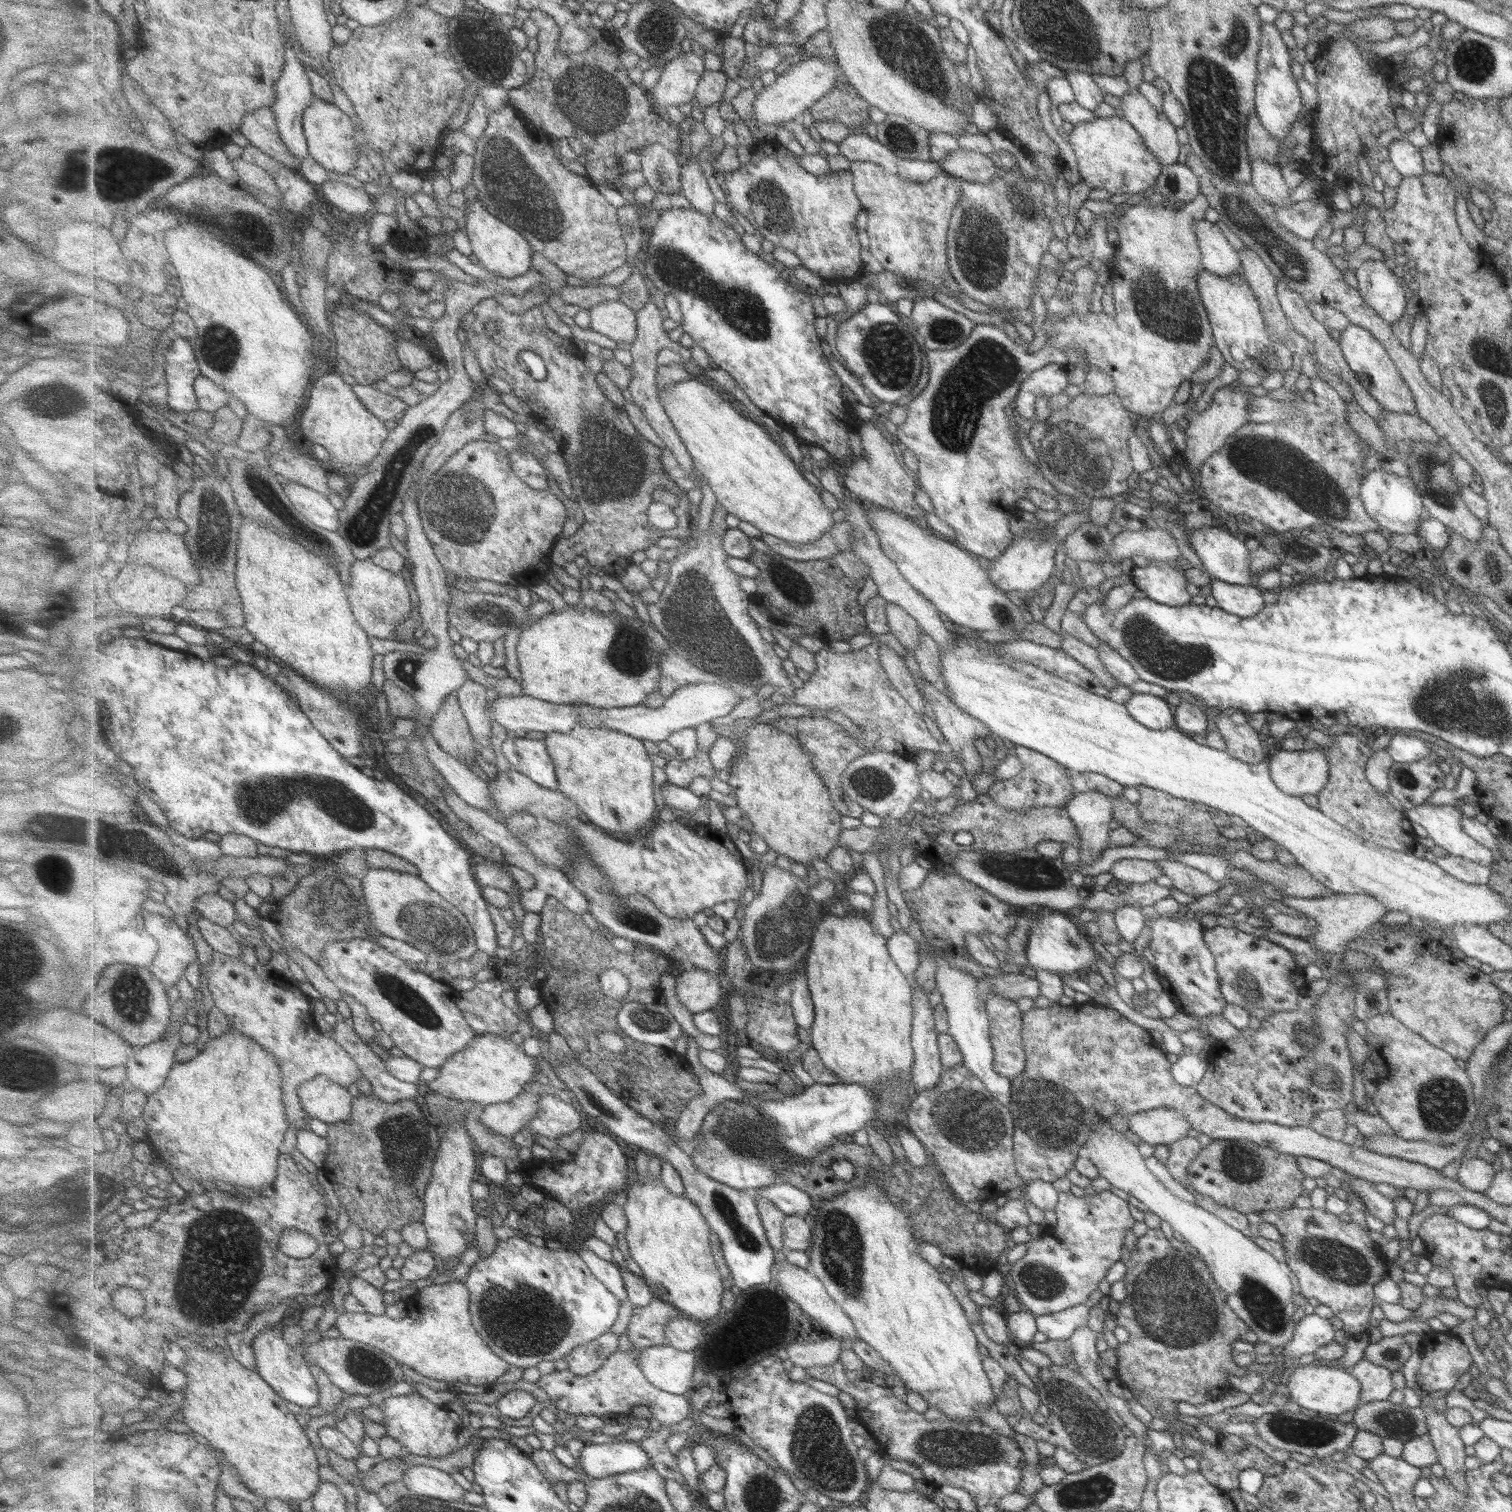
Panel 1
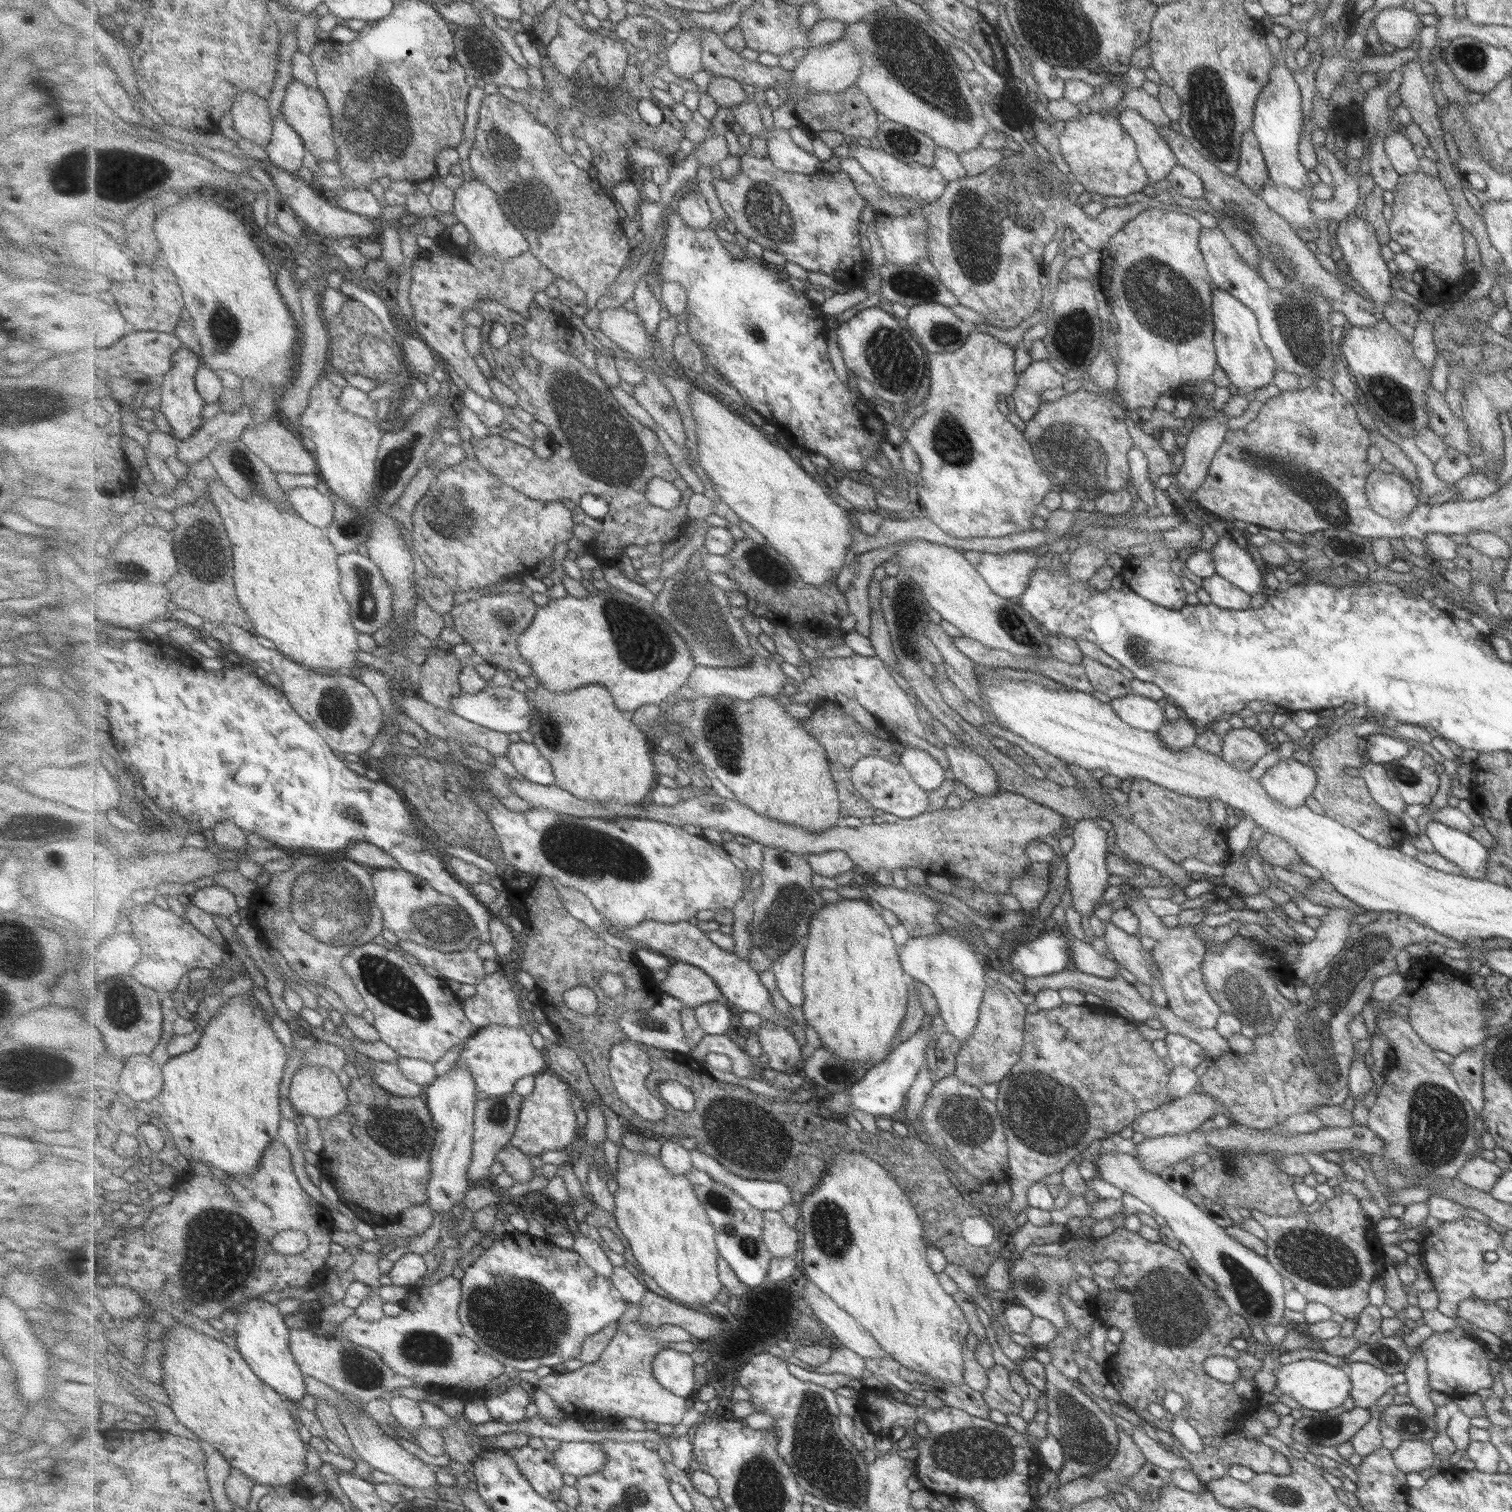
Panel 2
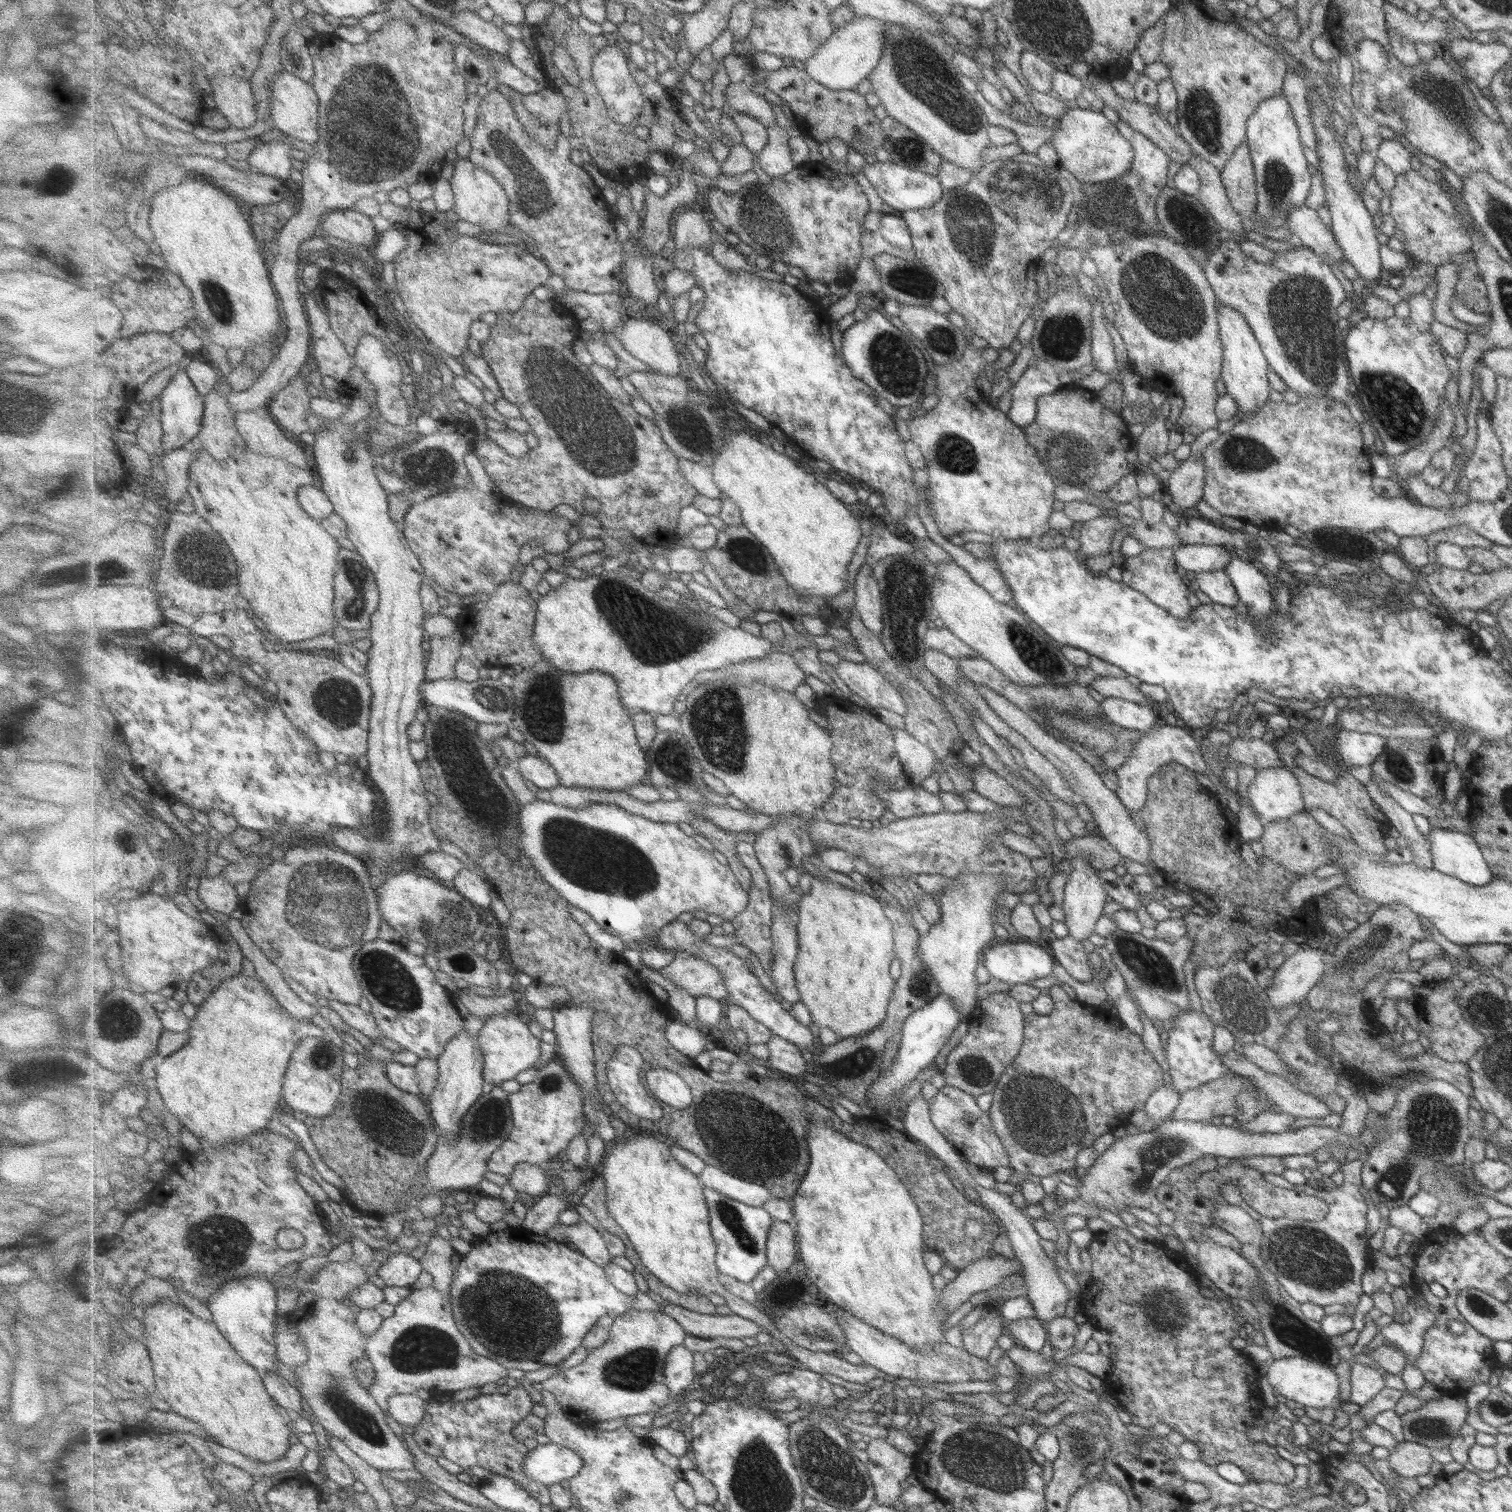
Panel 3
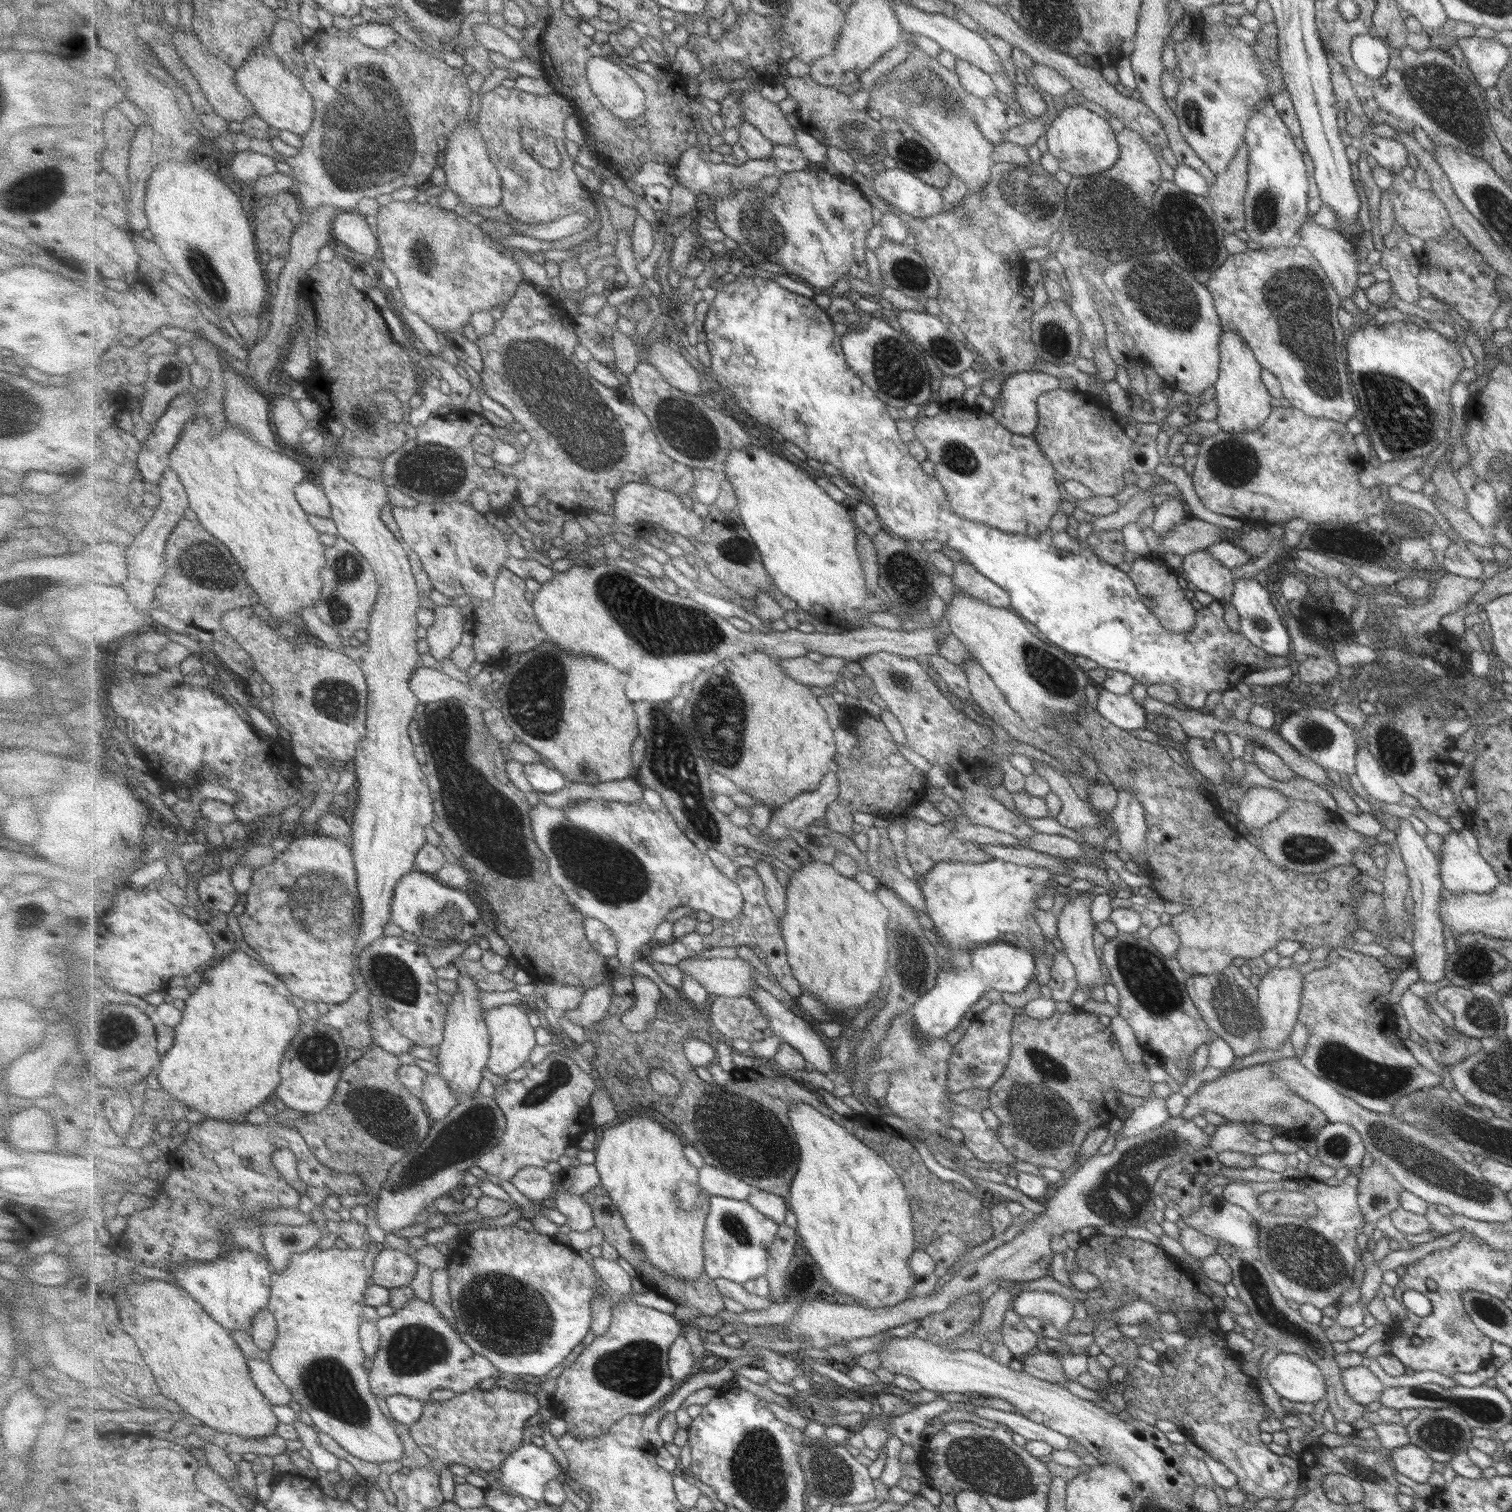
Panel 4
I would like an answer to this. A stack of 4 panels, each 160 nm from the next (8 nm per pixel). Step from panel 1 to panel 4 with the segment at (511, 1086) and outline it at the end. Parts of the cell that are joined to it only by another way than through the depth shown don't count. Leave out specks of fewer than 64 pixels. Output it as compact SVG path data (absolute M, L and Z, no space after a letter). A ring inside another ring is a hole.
M501 1005L486 1010L484 1019L488 1024L491 1042L491 1055L488 1069L498 1077L505 1077L517 1068L521 1068L529 1060L531 1052L535 1050L535 1028L529 1024L527 1012L523 1012L518 1005Z

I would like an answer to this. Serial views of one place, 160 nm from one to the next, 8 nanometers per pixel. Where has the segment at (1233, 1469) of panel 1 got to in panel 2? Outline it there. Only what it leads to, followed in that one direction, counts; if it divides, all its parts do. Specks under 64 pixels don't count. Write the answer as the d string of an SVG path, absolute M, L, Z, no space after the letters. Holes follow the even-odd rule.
M1115 1228L1108 1236L1094 1240L1093 1258L1095 1263L1110 1258L1119 1265L1119 1275L1112 1279L1115 1289L1099 1291L1096 1296L1087 1298L1085 1310L1095 1319L1101 1320L1103 1325L1113 1326L1121 1332L1121 1341L1116 1344L1117 1351L1113 1354L1113 1372L1119 1382L1115 1382L1112 1386L1117 1388L1121 1400L1127 1404L1127 1407L1135 1410L1136 1414L1153 1428L1169 1432L1171 1421L1175 1416L1165 1410L1163 1418L1157 1419L1148 1413L1146 1408L1149 1404L1161 1405L1162 1397L1167 1390L1181 1396L1183 1407L1177 1416L1188 1422L1197 1431L1201 1437L1201 1444L1203 1444L1201 1452L1187 1454L1182 1458L1202 1484L1227 1475L1229 1467L1233 1465L1247 1467L1257 1474L1271 1473L1277 1476L1289 1474L1290 1463L1286 1457L1260 1444L1255 1439L1240 1437L1235 1433L1236 1429L1228 1427L1225 1423L1228 1420L1239 1425L1243 1422L1244 1416L1249 1416L1261 1406L1259 1391L1254 1386L1253 1377L1260 1369L1262 1360L1256 1359L1245 1351L1235 1350L1230 1345L1234 1338L1250 1336L1251 1328L1247 1321L1232 1314L1221 1298L1197 1279L1192 1267L1189 1267L1187 1259L1178 1250L1171 1250L1160 1241L1147 1242L1137 1233L1129 1233L1123 1228ZM1210 1356L1224 1356L1234 1360L1238 1365L1239 1376L1227 1384L1207 1376L1201 1365Z

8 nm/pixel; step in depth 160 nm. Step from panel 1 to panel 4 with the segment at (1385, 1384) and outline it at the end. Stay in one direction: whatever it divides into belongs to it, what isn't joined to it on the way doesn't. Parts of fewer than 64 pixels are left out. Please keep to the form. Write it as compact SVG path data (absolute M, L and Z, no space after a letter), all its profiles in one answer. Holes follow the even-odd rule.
M1363 1364L1343 1369L1340 1375L1346 1393L1361 1406L1377 1401L1385 1387Z

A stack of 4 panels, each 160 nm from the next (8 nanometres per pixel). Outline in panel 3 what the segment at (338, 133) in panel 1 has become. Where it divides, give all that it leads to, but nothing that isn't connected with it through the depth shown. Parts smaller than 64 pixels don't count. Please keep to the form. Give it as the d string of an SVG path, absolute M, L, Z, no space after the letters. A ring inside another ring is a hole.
M285 70L277 73L272 80L271 120L273 128L283 135L297 140L303 140L307 148L320 142L320 98L314 86L306 80Z

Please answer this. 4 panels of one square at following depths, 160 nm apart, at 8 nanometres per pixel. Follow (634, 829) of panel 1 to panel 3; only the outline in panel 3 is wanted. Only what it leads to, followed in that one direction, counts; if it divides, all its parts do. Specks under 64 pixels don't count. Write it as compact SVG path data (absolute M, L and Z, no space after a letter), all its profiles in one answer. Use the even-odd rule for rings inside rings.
M543 659L541 662L534 664L531 668L522 669L520 673L513 676L514 684L511 688L513 694L515 694L515 719L513 719L512 725L515 729L520 731L525 738L525 741L531 743L537 753L549 765L558 772L560 777L560 784L563 786L574 786L575 788L592 788L593 790L617 790L623 792L626 788L630 786L635 786L636 784L641 784L645 782L647 774L649 774L649 762L647 762L646 751L639 746L639 742L636 736L636 729L633 723L632 715L630 711L623 705L621 701L621 694L619 685L615 678L609 674L601 672L589 672L585 675L573 675L569 673L563 673L555 668L548 660Z

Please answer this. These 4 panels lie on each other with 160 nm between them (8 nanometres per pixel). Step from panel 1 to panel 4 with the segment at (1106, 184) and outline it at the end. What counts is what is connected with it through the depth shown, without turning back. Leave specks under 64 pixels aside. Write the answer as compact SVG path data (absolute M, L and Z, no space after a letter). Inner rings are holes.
M1080 104L1069 105L1057 112L1045 133L1047 152L1057 159L1058 168L1069 172L1072 177L1102 173L1113 166L1119 154L1114 133L1107 119Z

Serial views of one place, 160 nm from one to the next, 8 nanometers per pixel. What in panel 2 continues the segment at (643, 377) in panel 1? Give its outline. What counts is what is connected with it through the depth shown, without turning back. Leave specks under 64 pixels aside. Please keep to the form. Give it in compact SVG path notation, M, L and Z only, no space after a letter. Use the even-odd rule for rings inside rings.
M646 276L637 284L633 300L636 313L644 321L645 328L649 330L649 337L656 339L660 322L664 319L666 313L662 302L653 296L653 292L645 278Z

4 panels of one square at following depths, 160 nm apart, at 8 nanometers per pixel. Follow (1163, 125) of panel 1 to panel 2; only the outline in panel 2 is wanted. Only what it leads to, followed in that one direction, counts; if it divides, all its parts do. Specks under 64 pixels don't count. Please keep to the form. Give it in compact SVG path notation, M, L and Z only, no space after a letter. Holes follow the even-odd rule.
M1128 107L1114 114L1123 130L1132 138L1136 157L1148 176L1147 186L1155 186L1158 180L1176 165L1169 145L1158 130L1137 111Z

